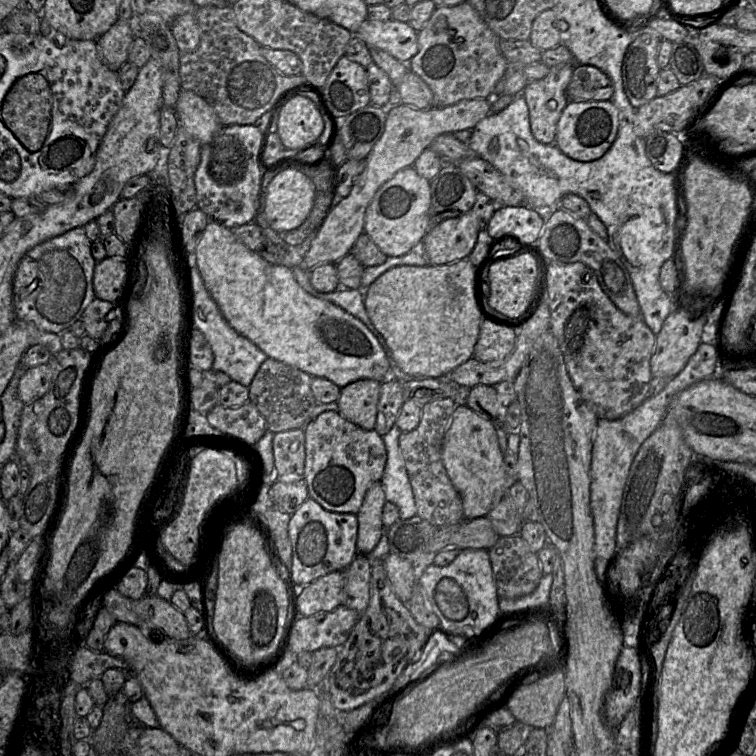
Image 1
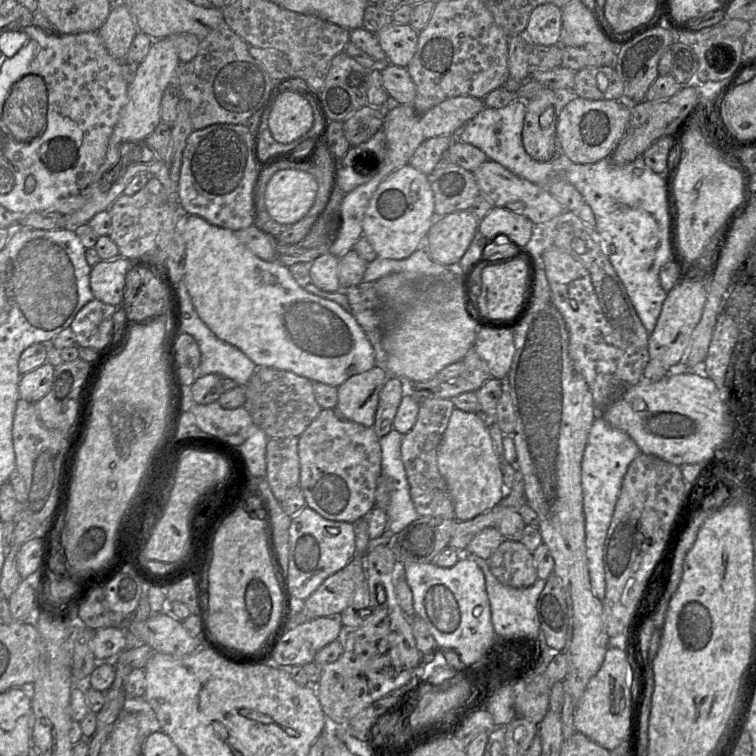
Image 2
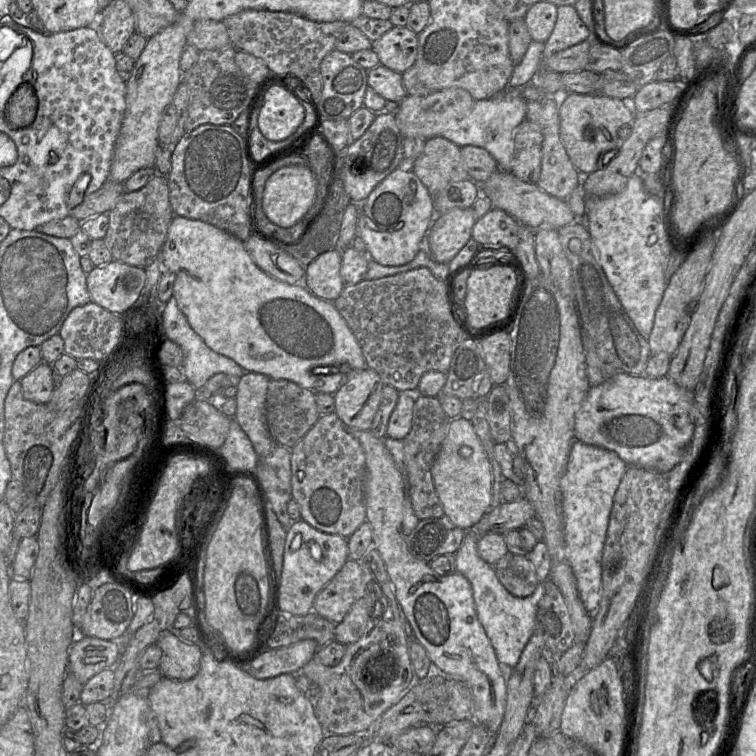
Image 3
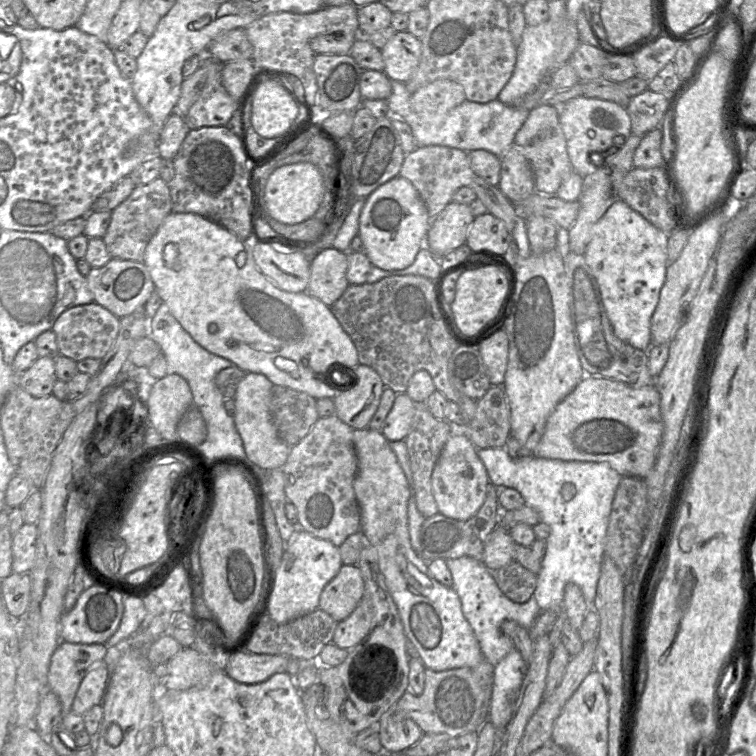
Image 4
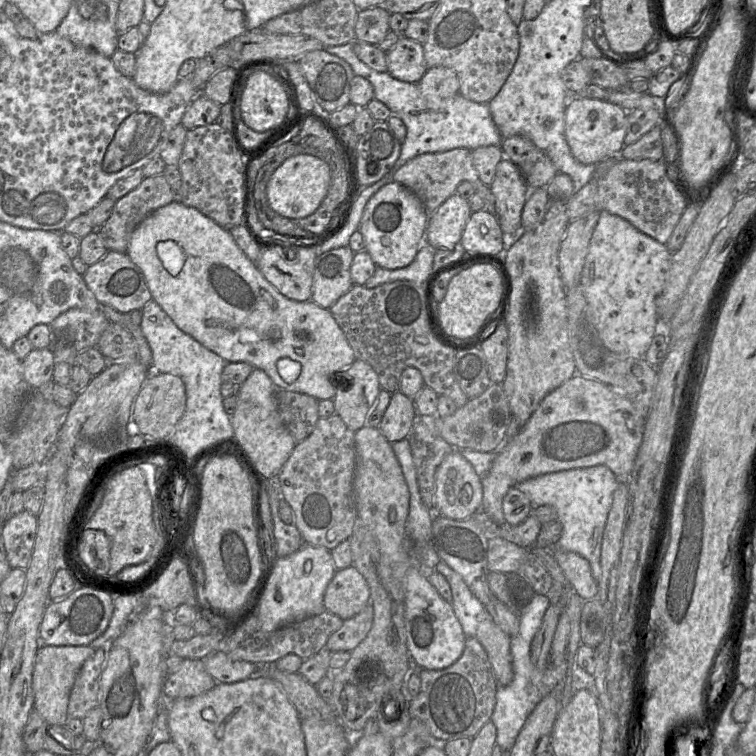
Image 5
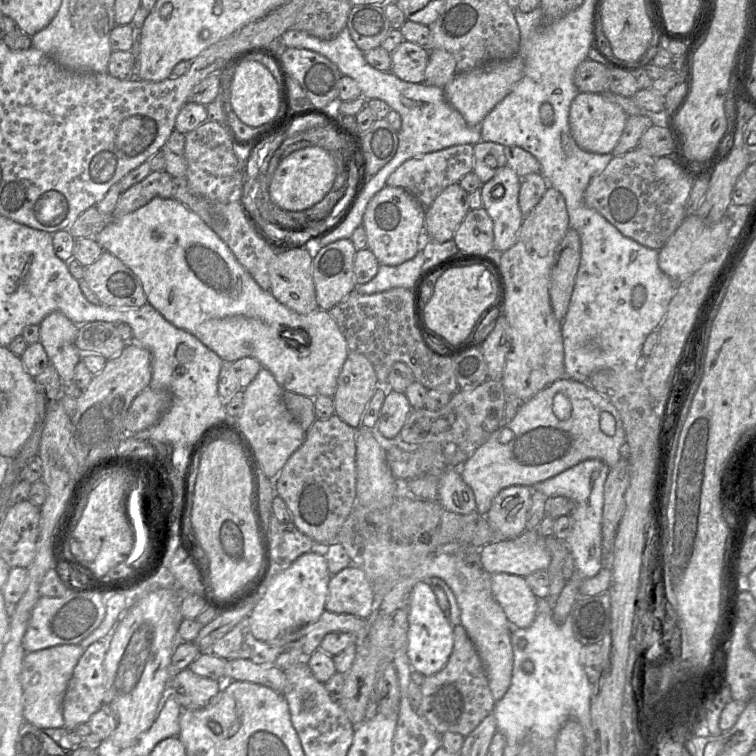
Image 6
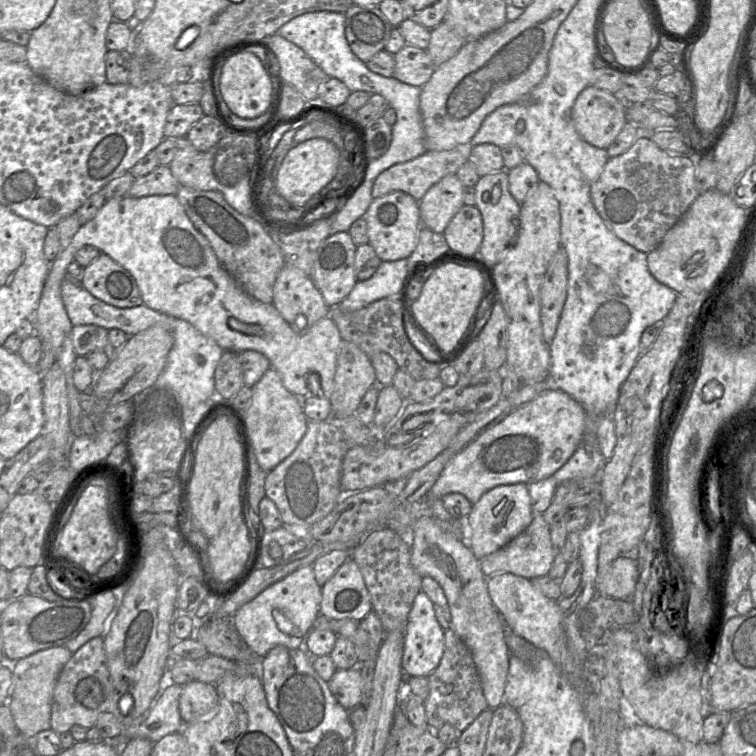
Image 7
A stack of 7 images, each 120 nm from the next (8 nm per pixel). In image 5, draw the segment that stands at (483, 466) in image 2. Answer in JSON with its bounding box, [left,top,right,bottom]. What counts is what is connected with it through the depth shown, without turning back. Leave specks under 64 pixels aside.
[434,449,483,520]

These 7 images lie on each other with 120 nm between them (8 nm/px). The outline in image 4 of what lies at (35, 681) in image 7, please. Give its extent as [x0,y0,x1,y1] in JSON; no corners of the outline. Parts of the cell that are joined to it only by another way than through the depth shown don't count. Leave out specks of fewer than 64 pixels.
[47,642,107,716]

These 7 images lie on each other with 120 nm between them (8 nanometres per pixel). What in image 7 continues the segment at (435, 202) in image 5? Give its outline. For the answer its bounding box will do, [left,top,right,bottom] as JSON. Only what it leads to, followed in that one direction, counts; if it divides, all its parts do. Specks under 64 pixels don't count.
[373,143,472,201]

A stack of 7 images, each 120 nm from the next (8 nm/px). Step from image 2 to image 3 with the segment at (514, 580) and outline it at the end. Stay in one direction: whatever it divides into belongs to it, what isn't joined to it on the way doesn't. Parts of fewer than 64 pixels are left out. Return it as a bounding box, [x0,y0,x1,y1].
[493,552,539,597]

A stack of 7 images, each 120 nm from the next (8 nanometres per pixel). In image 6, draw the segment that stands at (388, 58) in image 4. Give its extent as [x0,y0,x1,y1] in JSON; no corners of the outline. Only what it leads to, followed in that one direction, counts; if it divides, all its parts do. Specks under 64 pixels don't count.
[391,40,429,83]

